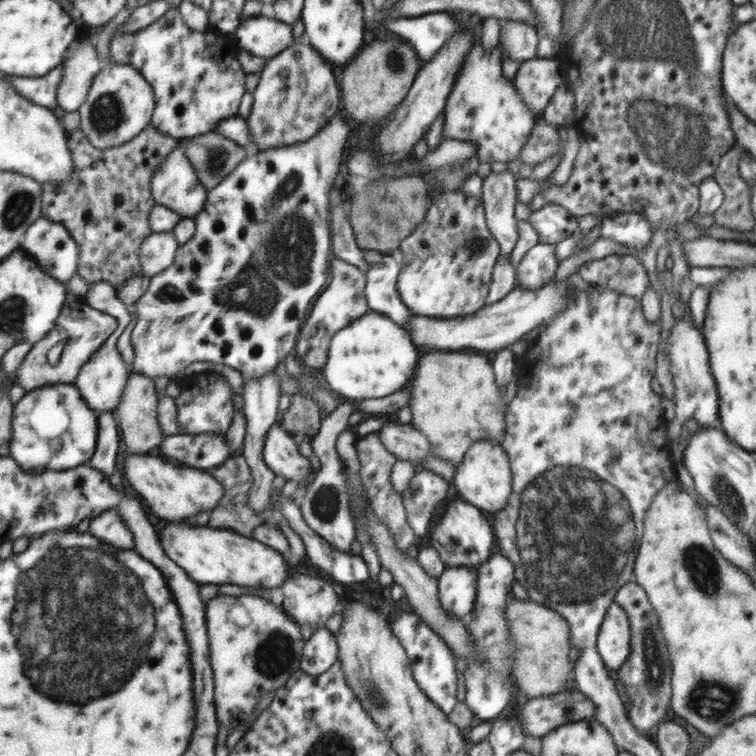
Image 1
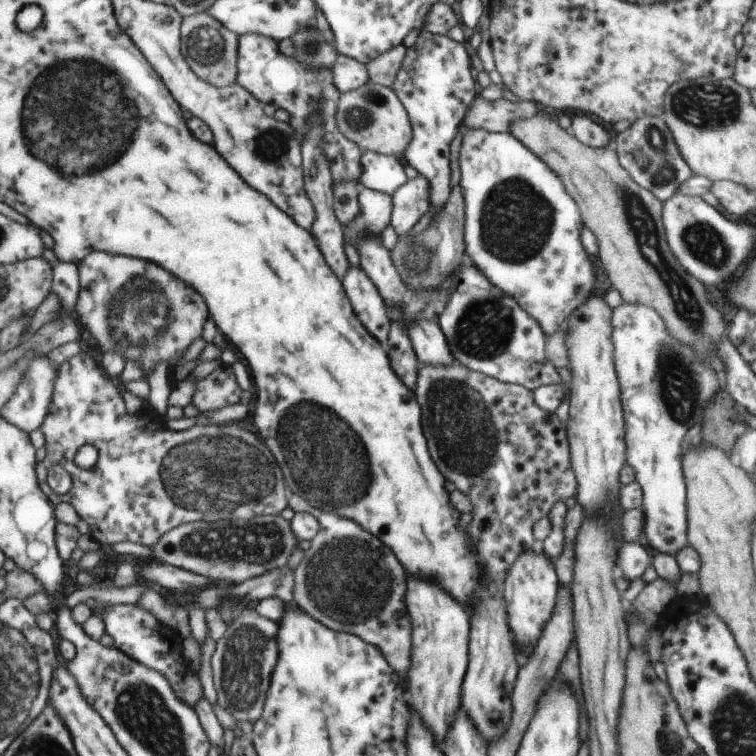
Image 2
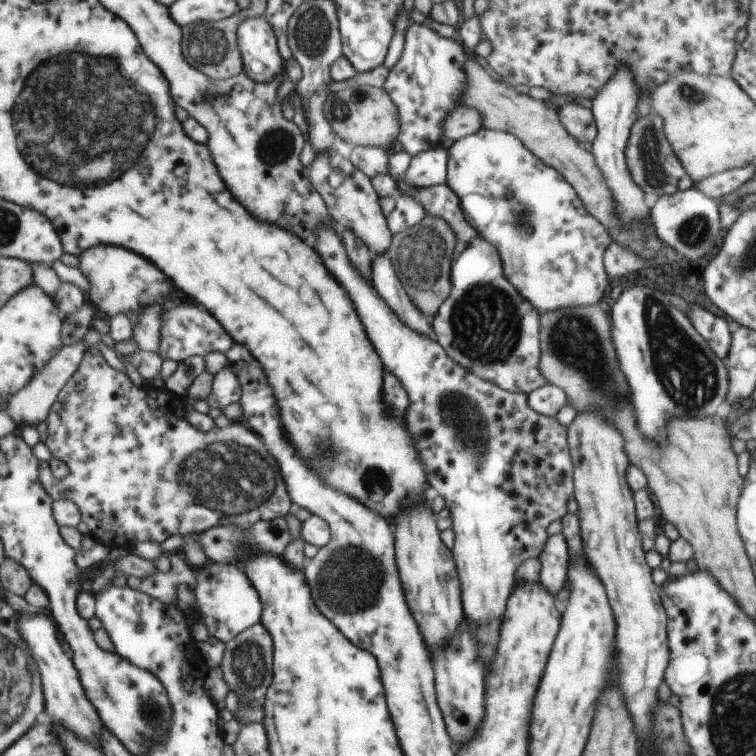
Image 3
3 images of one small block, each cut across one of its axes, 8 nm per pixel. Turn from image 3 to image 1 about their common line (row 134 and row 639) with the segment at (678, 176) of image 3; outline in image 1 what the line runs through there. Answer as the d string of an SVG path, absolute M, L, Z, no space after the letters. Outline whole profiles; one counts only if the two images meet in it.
M627 583L616 598L616 604L624 608L631 620L631 655L627 663L617 669L618 678L624 685L626 696L633 700L629 718L632 726L640 734L650 734L650 728L660 722L670 706L673 690L670 688L670 676L673 676L671 654L667 648L667 642L660 627L659 618L654 614L655 608L647 598L647 592L639 586L639 583Z

